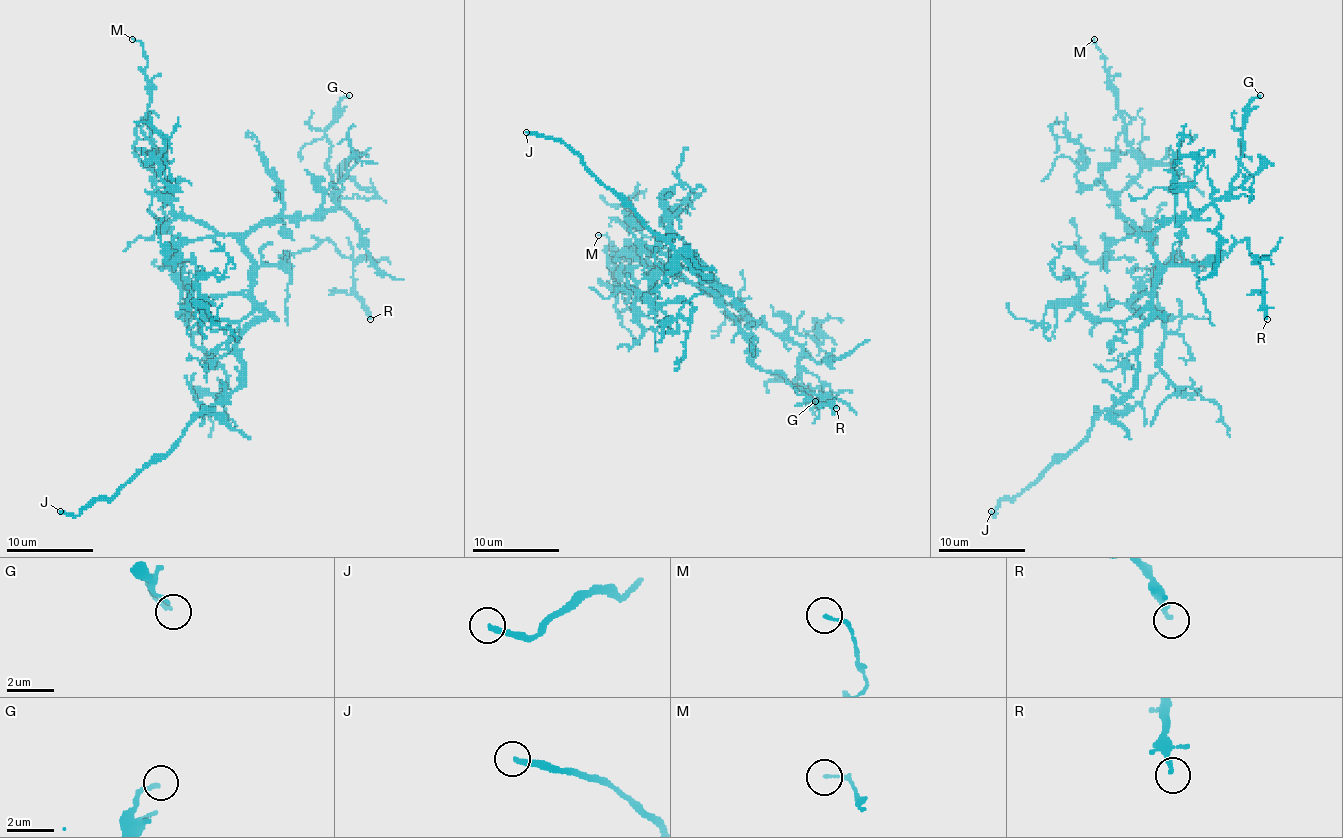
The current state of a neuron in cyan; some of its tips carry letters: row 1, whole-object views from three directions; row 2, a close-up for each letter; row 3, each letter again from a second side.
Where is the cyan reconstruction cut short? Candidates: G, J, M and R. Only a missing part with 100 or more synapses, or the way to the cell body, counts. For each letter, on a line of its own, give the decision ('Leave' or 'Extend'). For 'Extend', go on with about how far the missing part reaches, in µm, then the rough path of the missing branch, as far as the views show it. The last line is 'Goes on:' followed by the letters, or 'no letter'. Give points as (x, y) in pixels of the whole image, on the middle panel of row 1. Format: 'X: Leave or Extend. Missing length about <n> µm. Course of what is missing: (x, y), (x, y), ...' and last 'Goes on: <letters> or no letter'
G: Leave
J: Extend. Missing length about 20 µm
M: Leave
R: Leave
Goes on: J

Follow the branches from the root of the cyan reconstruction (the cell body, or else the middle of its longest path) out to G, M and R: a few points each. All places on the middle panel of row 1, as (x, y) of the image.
G: (723, 294), (710, 292), (801, 349), (797, 384), (790, 384), (815, 401)
M: (723, 294), (718, 298), (633, 255), (620, 257), (618, 281), (613, 246), (598, 235)
R: (723, 294), (718, 300), (749, 344), (749, 357), (793, 386), (815, 392), (819, 403), (836, 408)

